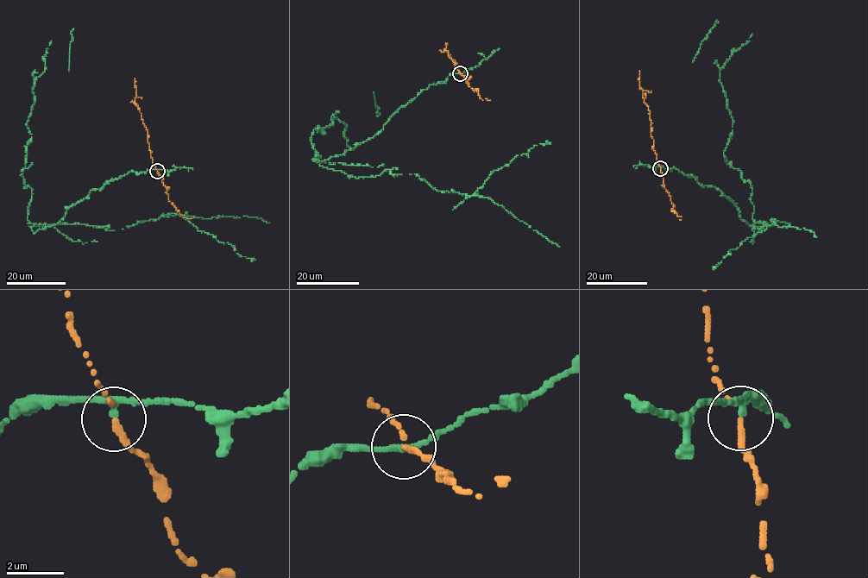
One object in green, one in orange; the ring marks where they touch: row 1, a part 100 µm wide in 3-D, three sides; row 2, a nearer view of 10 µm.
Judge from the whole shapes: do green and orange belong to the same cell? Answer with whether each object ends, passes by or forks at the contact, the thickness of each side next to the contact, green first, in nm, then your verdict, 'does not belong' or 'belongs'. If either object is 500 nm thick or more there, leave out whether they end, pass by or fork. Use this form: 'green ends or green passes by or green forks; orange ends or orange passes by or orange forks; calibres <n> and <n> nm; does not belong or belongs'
green passes by; orange passes by; calibres 220 and 200 nm; does not belong

